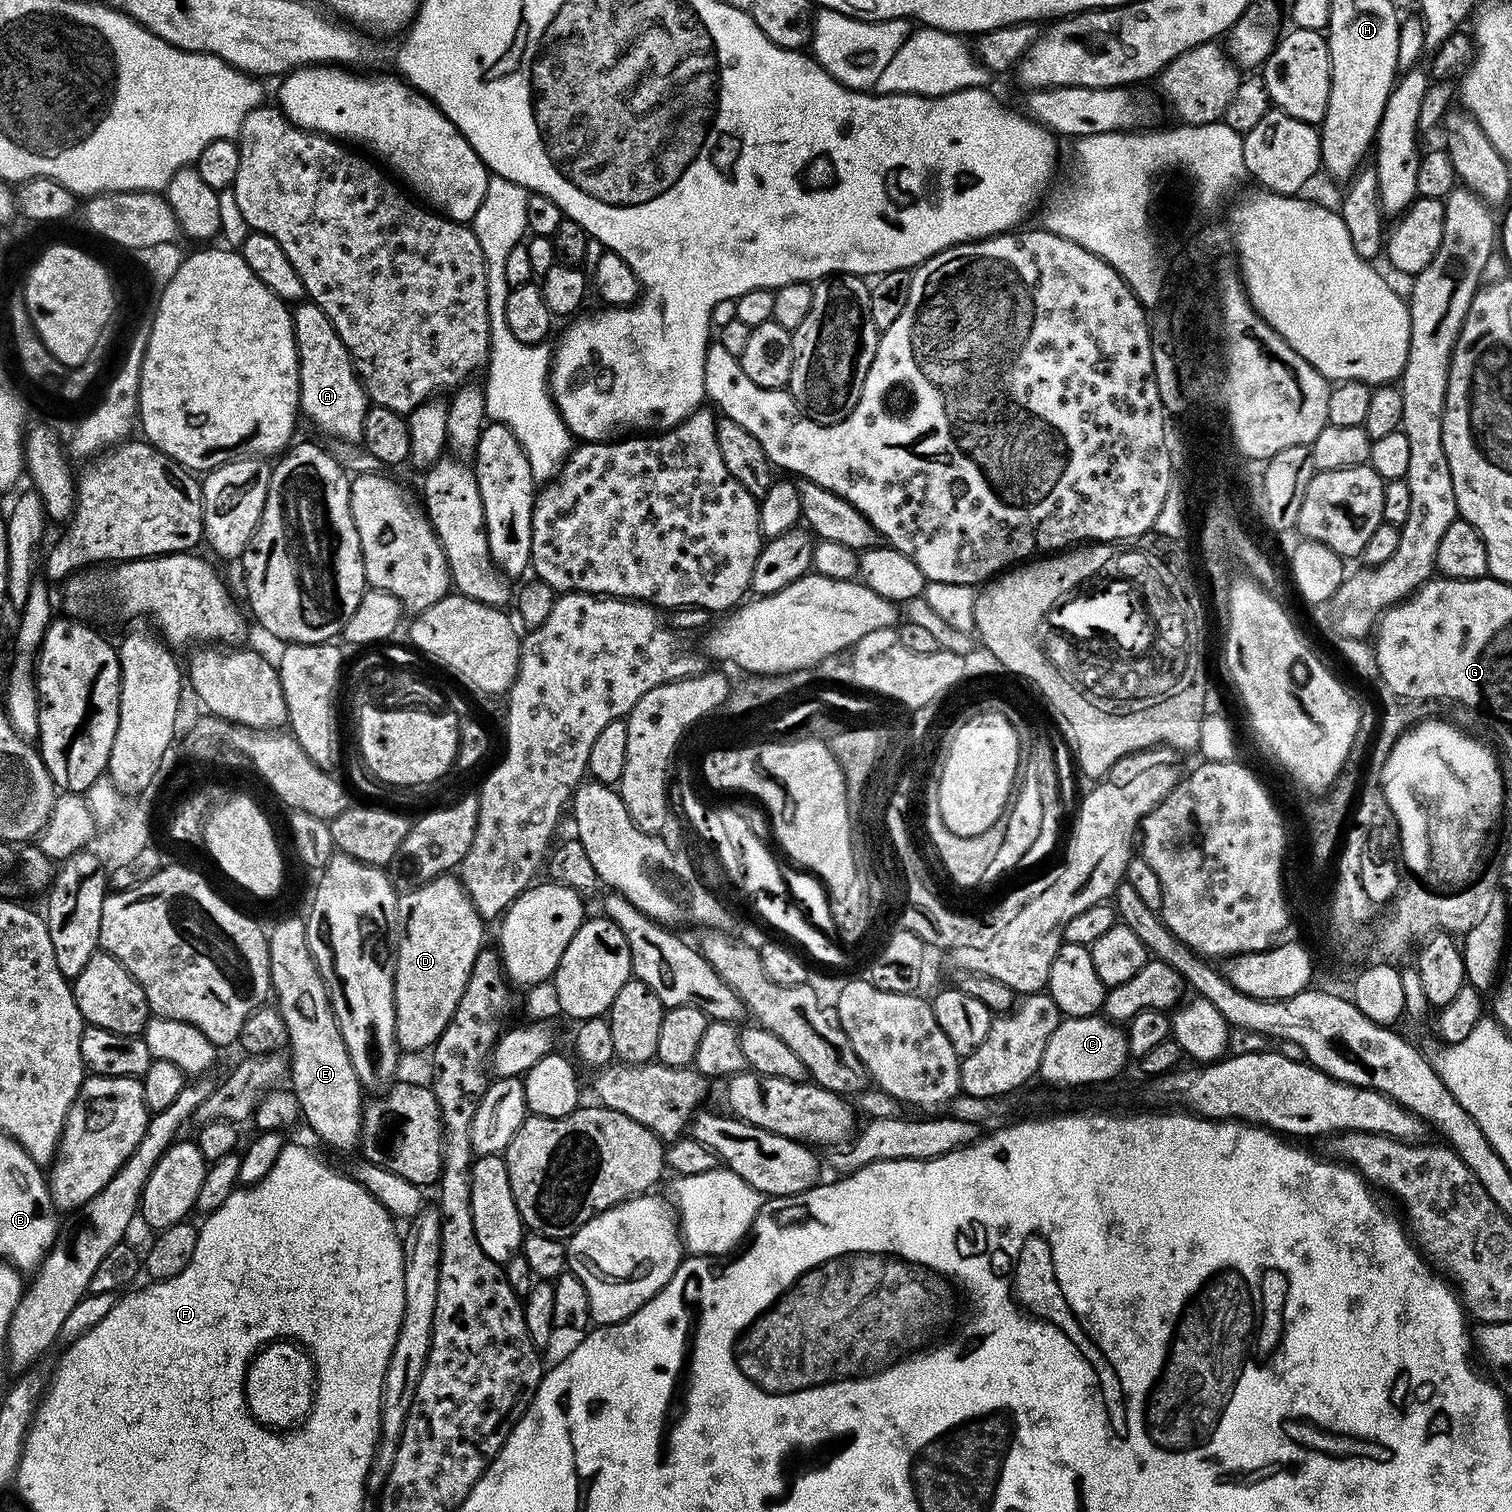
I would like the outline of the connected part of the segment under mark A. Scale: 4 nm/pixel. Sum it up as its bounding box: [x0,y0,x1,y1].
[291,302,370,444]

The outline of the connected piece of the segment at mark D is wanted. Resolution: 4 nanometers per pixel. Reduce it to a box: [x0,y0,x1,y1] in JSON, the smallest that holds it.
[394,875,485,1053]

